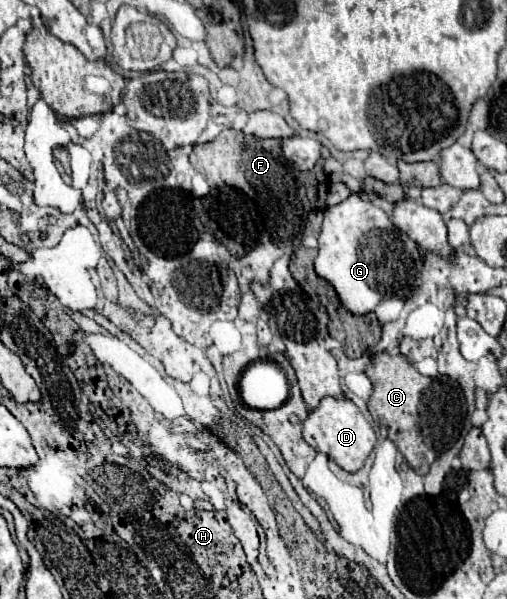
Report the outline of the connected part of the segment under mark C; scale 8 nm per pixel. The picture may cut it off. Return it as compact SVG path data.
M379 352L375 356L371 356L371 364L367 366L367 376L373 382L373 394L367 402L369 412L373 416L375 422L385 424L387 426L387 436L391 442L395 442L395 446L399 448L399 452L405 456L407 464L417 472L417 474L427 474L429 466L435 462L438 454L435 454L433 448L427 448L423 444L423 437L419 427L419 402L423 391L429 388L432 379L421 376L415 366L411 366L407 362L405 356L391 356L387 352Z

